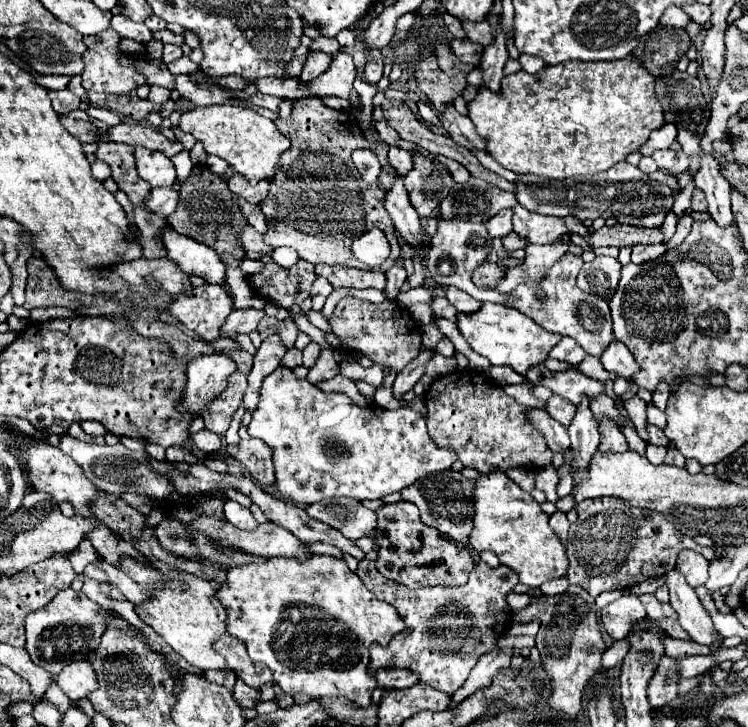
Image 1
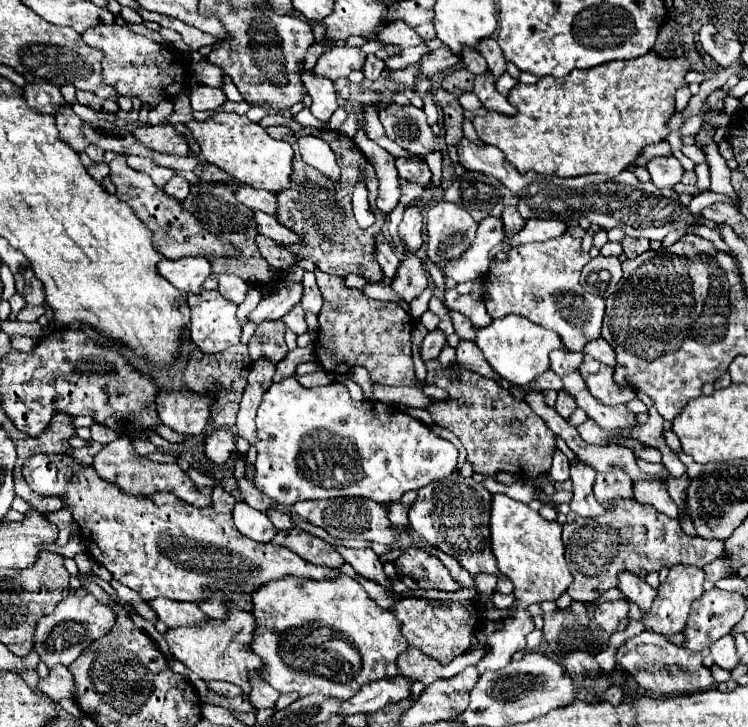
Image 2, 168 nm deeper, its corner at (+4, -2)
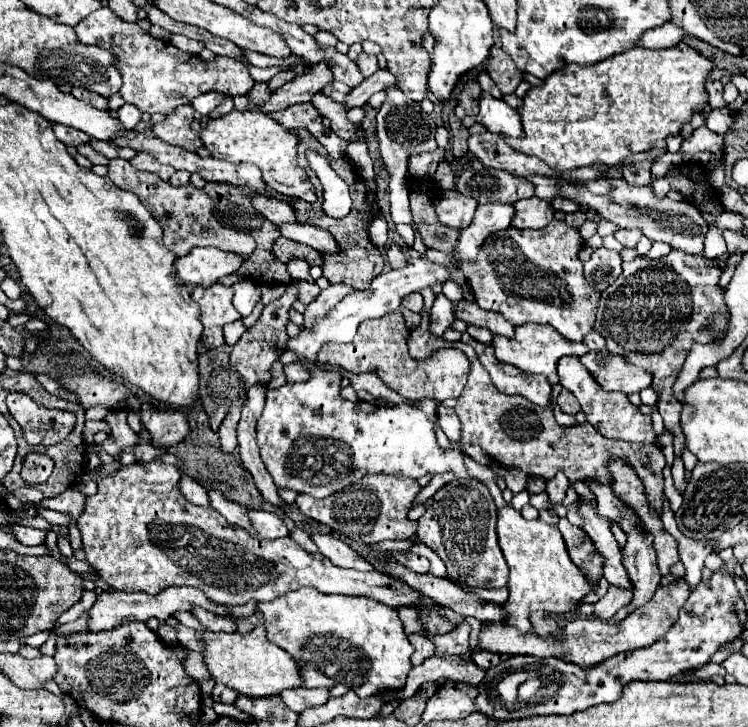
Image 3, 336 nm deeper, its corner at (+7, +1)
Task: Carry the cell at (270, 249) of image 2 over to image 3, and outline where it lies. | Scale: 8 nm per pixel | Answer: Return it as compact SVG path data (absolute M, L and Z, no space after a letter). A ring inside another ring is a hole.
M280 236L280 238L276 240L276 244L274 244L274 254L276 254L278 260L284 262L284 264L286 264L288 260L292 260L292 258L302 258L302 260L306 260L310 266L314 266L314 264L322 266L322 264L324 264L324 256L322 256L320 252L316 252L314 248L304 246L304 244L300 244L300 242L288 240L288 238L284 238L284 236Z

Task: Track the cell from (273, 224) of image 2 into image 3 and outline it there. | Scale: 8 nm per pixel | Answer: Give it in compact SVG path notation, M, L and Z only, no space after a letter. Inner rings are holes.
M282 224L280 234L290 238L290 240L312 246L318 252L332 252L334 254L340 250L340 246L336 244L336 240L330 232L316 228L316 226L310 226L310 224Z

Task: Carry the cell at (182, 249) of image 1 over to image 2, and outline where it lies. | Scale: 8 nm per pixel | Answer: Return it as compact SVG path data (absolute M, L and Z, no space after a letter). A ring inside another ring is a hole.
M221 273L221 275L213 275L213 277L215 277L217 283L219 283L217 291L219 291L225 299L229 299L229 301L233 301L233 303L237 303L237 305L245 299L245 293L247 293L249 285L247 285L243 279L237 279L237 275L229 275L229 273Z

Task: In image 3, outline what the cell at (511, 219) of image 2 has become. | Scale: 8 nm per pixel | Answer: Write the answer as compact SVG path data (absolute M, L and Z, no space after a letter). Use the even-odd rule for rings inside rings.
M526 198L518 200L516 204L516 216L512 220L512 226L516 228L544 228L554 220L554 208L546 204L546 200L540 198Z

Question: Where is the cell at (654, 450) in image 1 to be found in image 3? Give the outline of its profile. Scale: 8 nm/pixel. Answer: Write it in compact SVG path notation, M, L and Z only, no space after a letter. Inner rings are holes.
M424 308L420 312L422 322L416 330L410 332L408 338L408 348L410 354L418 360L430 356L438 348L446 346L456 346L466 352L470 360L470 376L468 384L458 396L456 412L462 422L462 442L466 444L480 444L490 458L506 468L520 468L532 478L542 478L542 480L552 480L558 472L564 472L568 482L588 482L594 480L604 486L612 486L612 472L606 468L610 460L624 460L628 466L634 468L638 478L644 484L644 492L648 498L650 512L656 516L662 516L662 506L664 506L664 478L662 470L666 466L664 454L656 444L630 444L624 440L606 440L598 430L592 428L592 424L576 424L576 426L560 426L554 420L552 406L536 406L530 400L522 396L508 396L502 394L490 380L490 374L486 368L478 362L476 352L472 346L464 342L446 342L442 336L436 336L430 332L430 310Z

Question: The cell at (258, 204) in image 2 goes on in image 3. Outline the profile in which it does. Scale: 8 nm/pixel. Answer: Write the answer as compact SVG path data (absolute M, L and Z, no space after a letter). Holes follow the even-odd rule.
M258 194L258 196L252 198L252 204L254 204L254 208L256 208L262 216L266 216L266 218L268 218L272 224L276 224L276 226L280 226L280 224L284 224L284 222L292 222L292 224L296 222L294 210L292 210L292 206L290 206L286 200Z

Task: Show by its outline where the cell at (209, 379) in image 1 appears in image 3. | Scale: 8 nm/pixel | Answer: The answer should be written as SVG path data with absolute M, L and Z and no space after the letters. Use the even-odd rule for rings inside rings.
M142 404L140 416L144 428L152 436L150 444L160 450L176 446L186 438L190 430L186 416L180 410L164 410L164 408L154 408L150 404Z

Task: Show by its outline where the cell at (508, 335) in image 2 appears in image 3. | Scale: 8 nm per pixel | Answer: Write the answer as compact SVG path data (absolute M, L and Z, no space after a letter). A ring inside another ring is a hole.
M522 324L522 326L516 326L516 334L514 338L506 338L506 336L494 336L494 352L496 352L496 358L500 362L506 362L506 364L512 364L524 372L530 372L530 374L544 374L550 384L558 384L558 372L556 372L556 366L558 366L558 360L562 356L584 356L588 352L586 344L578 342L570 342L570 340L562 340L562 336L558 336L558 332L554 332L554 328L550 328L548 324Z

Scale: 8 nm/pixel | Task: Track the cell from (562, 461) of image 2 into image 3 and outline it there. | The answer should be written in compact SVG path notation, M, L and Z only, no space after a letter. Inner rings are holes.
M558 472L558 476L556 476L554 480L550 480L548 486L546 486L548 502L550 502L552 506L560 506L562 500L564 500L564 496L566 496L566 490L568 490L568 488L570 488L570 484L568 484L566 476L562 476L562 474Z

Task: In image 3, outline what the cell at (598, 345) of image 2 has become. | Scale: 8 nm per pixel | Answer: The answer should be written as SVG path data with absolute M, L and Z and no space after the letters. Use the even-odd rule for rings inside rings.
M592 330L592 332L588 332L588 334L584 336L584 344L586 344L590 350L602 350L602 348L604 348L604 338L602 338L600 332Z

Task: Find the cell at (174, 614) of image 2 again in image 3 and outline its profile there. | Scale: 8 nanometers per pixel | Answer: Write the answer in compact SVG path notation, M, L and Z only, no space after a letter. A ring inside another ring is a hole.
M192 612L212 632L236 632L236 622L230 618L214 616L212 612Z

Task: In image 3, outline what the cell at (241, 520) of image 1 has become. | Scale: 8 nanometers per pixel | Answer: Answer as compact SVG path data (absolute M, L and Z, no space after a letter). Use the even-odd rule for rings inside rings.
M250 510L250 518L254 520L254 528L258 530L260 538L274 540L288 534L282 518L278 514L266 512L266 510Z

